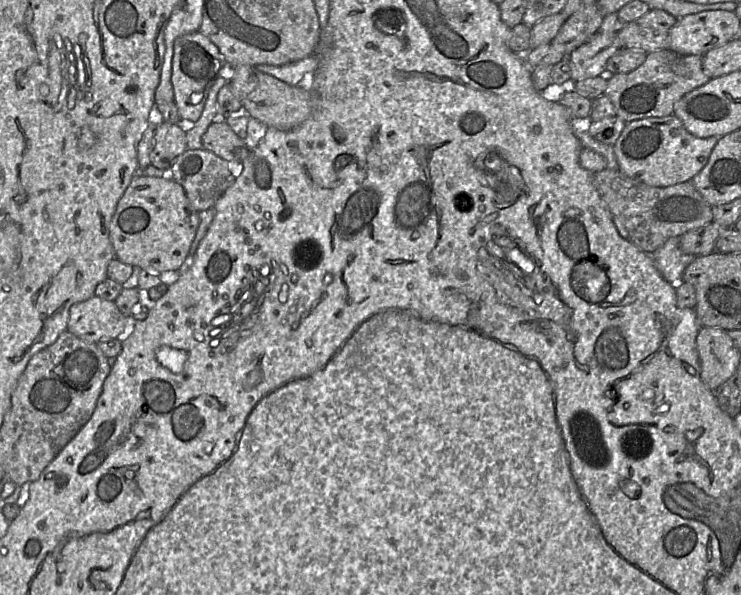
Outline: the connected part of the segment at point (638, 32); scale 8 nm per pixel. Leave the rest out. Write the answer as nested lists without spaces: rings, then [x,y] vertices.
[[[649,9],[642,17],[626,23],[618,33],[622,48],[643,50],[647,54],[669,48],[670,31],[678,19],[661,9]]]

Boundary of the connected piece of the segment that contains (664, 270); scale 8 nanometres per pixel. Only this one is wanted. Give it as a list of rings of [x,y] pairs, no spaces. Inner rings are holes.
[[[671,237],[651,254],[663,278],[672,285],[680,283],[685,268],[696,258],[682,252],[680,237]]]

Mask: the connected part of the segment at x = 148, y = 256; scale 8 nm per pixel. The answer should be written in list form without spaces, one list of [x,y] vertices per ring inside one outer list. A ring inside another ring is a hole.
[[[139,173],[131,181],[117,204],[109,234],[117,260],[134,269],[161,274],[168,271],[181,271],[180,269],[189,255],[199,224],[199,212],[192,207],[179,183],[169,176],[151,177]]]

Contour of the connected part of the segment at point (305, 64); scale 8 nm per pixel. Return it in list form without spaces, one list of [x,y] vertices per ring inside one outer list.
[[[313,54],[285,65],[259,65],[257,67],[260,71],[270,74],[291,86],[299,86],[311,91],[312,78],[317,66],[318,58]]]

